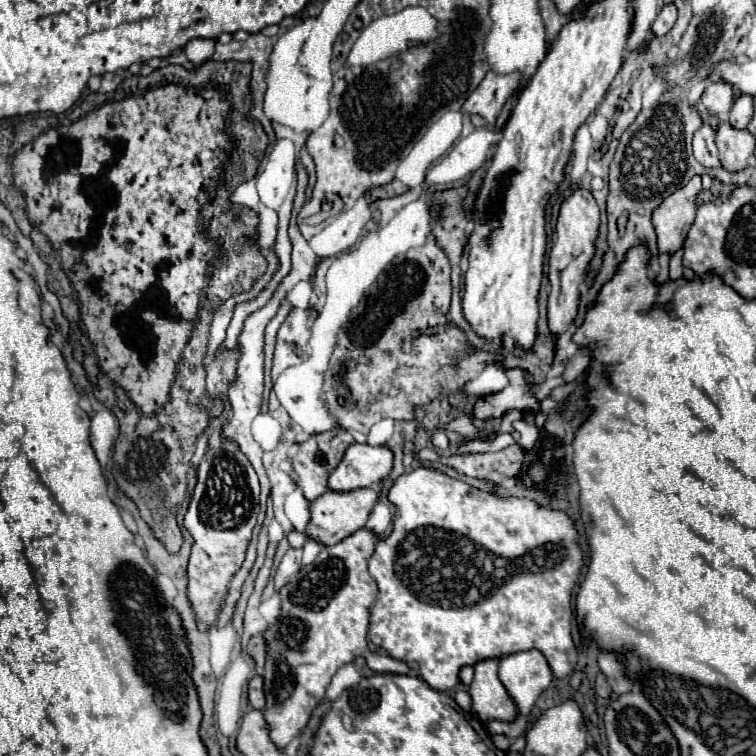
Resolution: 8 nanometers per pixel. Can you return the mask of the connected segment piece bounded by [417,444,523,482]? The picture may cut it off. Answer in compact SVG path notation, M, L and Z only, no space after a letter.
M511 444L501 452L485 452L485 454L455 454L443 458L433 449L425 448L417 452L419 460L424 464L440 462L445 466L455 468L459 474L501 482L505 478L513 478L519 474L523 464L523 448L519 444Z

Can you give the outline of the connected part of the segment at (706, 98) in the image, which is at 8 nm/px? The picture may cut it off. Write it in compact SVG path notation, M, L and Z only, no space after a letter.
M709 80L701 102L717 114L727 114L733 106L733 86L725 80Z

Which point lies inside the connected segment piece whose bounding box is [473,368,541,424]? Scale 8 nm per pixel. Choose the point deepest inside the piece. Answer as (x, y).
(519, 395)

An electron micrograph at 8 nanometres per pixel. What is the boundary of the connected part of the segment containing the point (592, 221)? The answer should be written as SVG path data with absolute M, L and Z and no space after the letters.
M585 188L571 190L571 196L567 196L559 208L557 218L557 240L549 252L549 330L557 338L561 332L569 328L573 318L577 316L579 306L579 284L585 278L585 270L593 258L595 252L595 238L599 228L599 208L593 198L593 194Z

